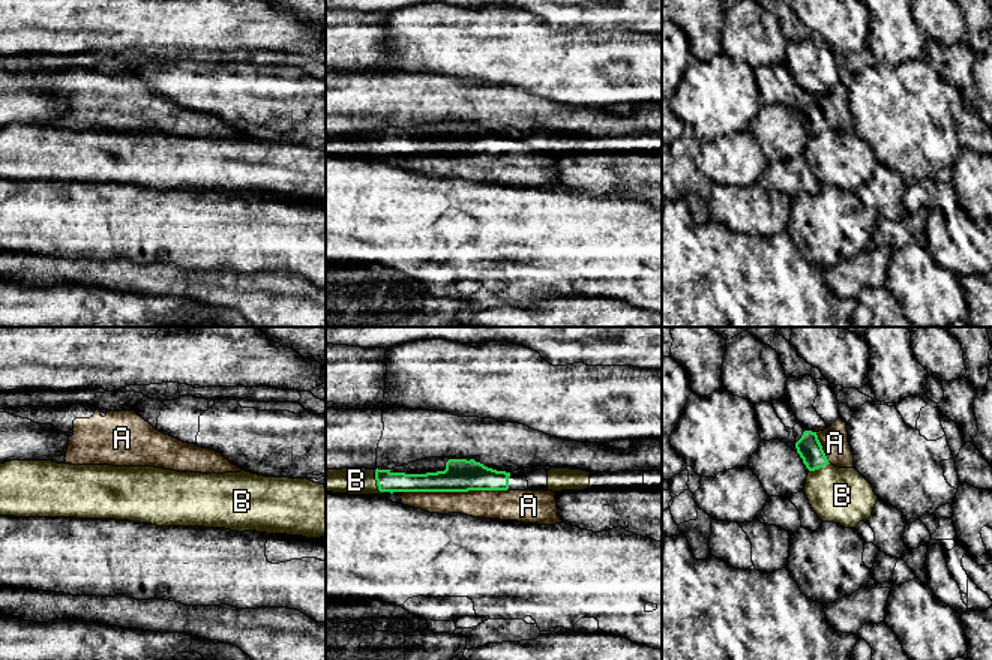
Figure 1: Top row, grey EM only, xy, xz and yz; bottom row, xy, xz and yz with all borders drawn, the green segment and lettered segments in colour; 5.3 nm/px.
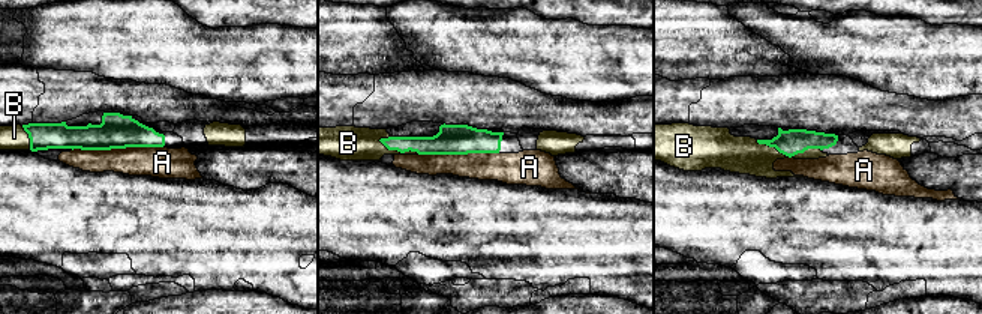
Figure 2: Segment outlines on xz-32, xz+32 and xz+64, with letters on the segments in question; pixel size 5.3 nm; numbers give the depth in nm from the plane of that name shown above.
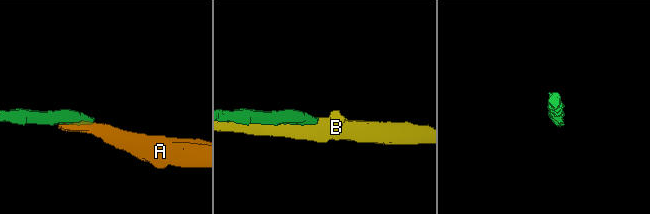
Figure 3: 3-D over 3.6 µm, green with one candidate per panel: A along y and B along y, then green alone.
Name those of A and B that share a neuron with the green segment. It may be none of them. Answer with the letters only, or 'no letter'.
A

